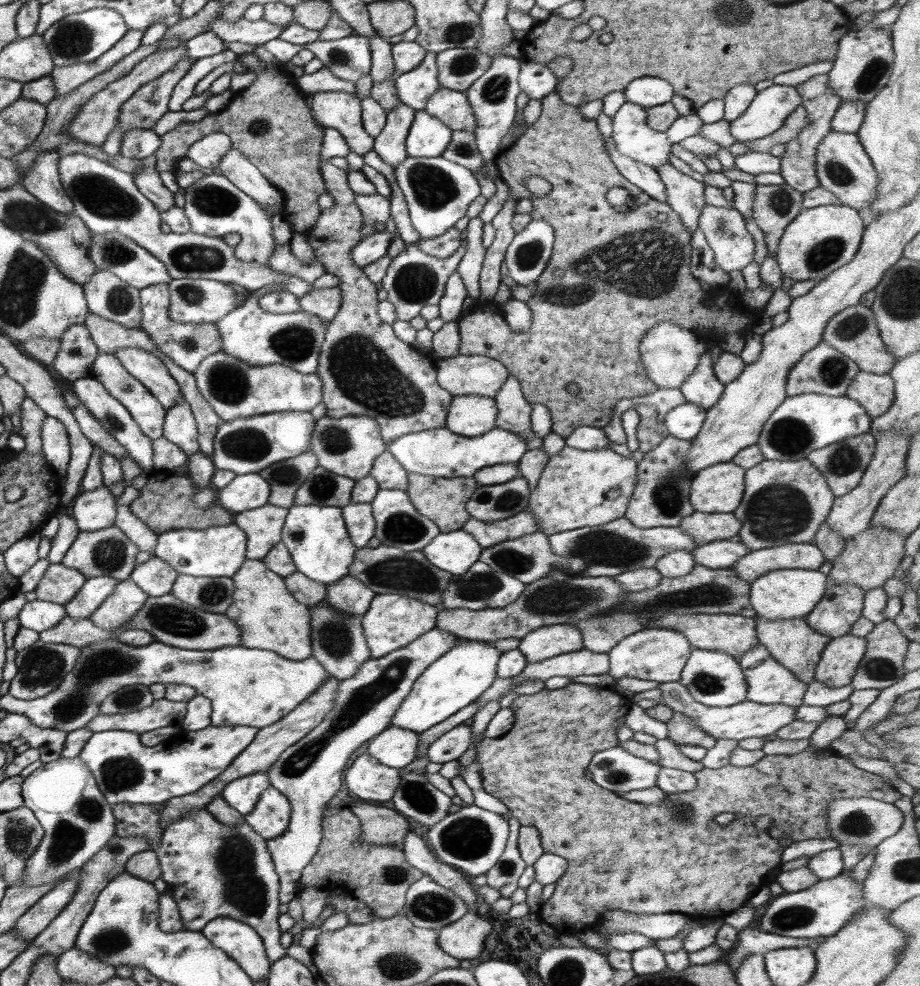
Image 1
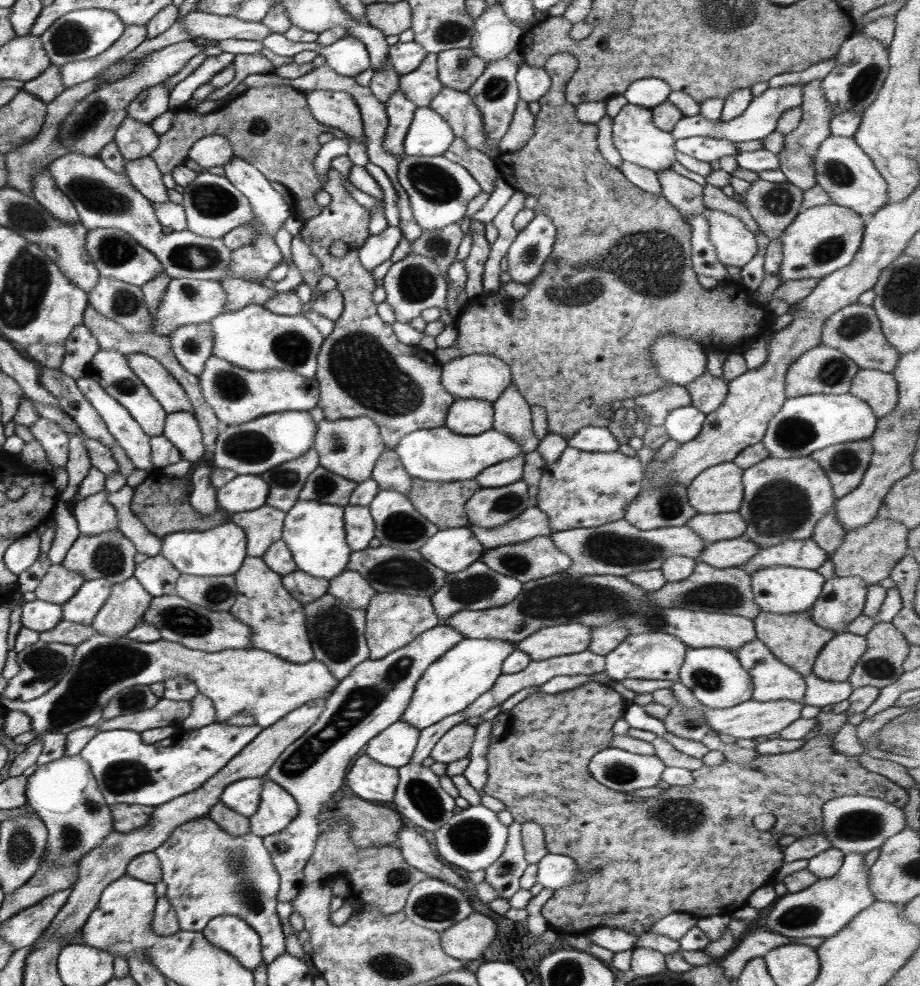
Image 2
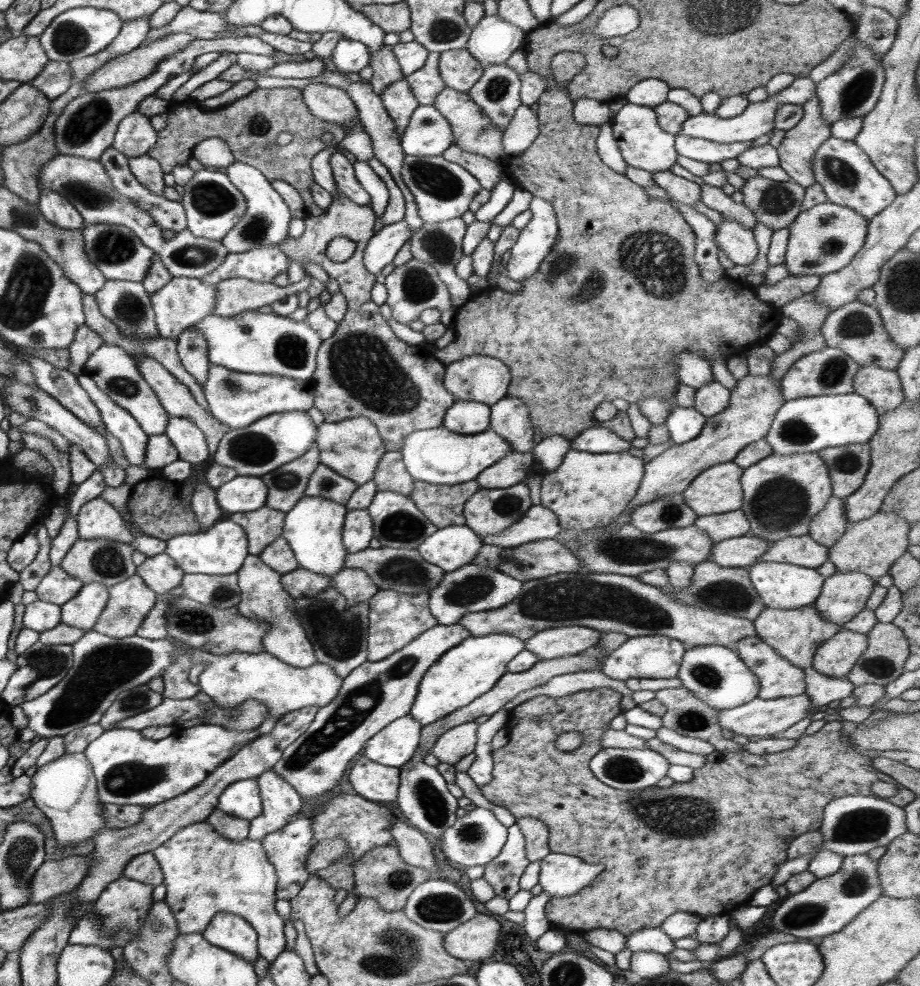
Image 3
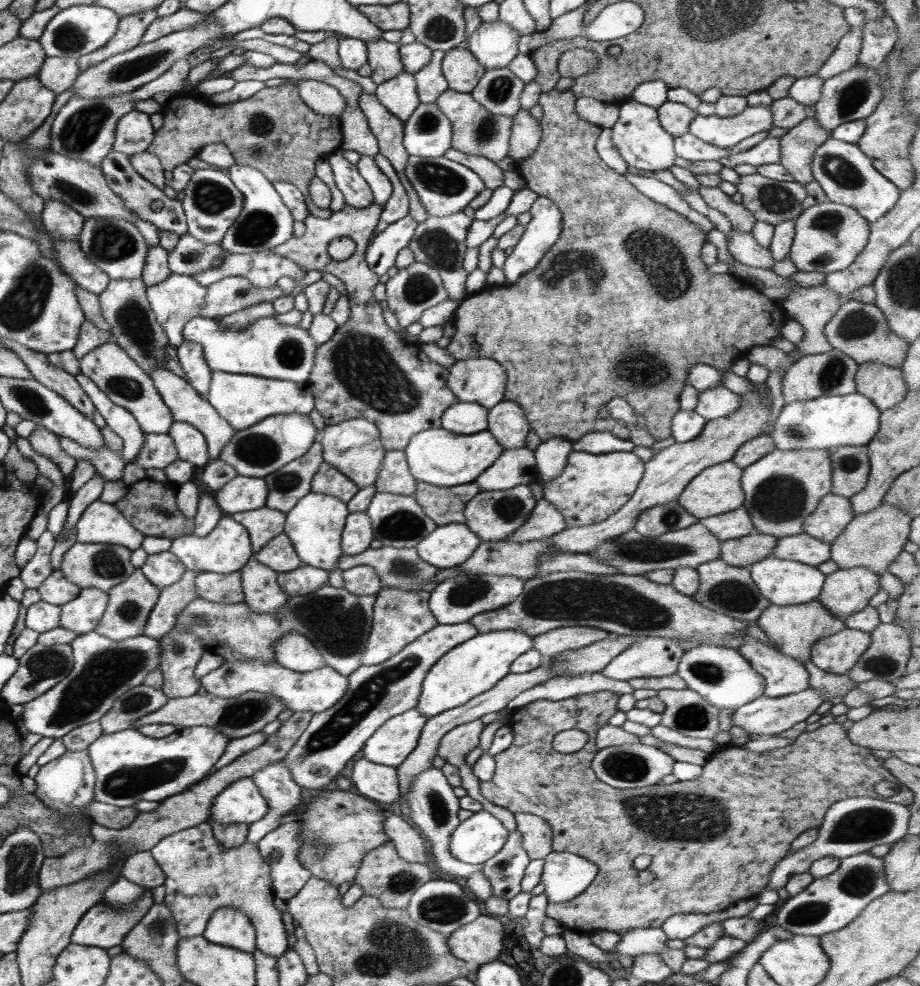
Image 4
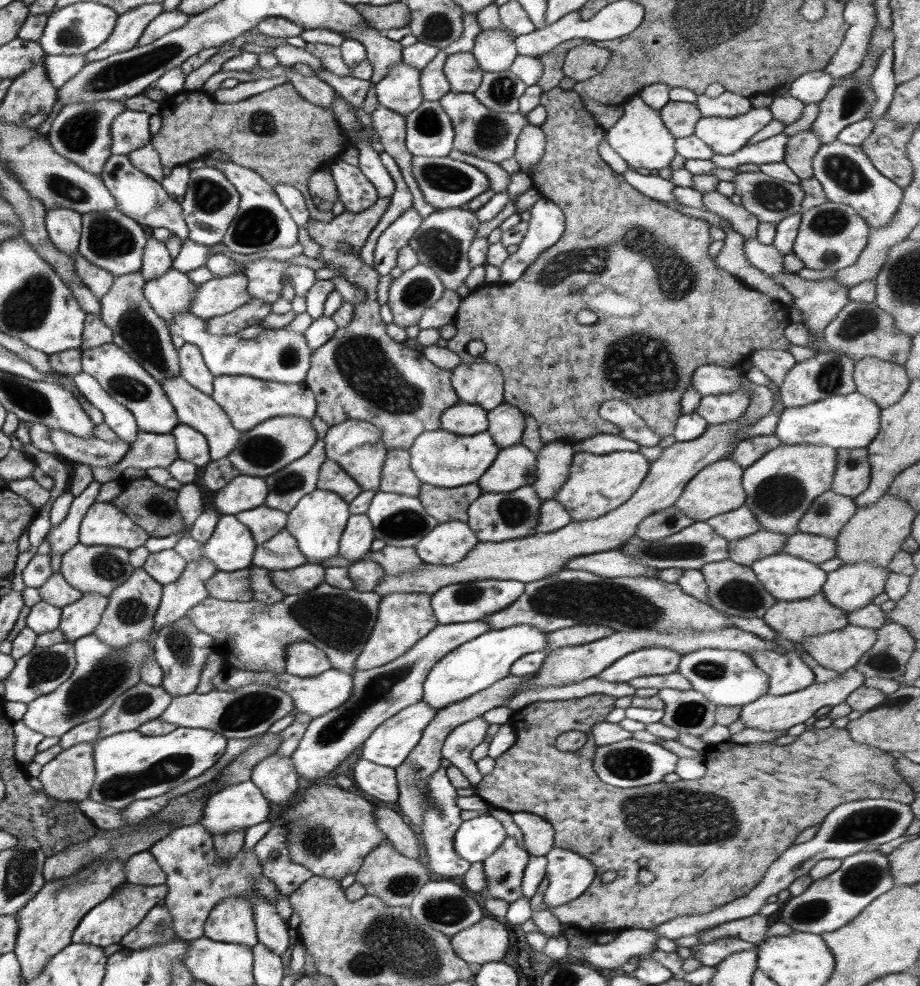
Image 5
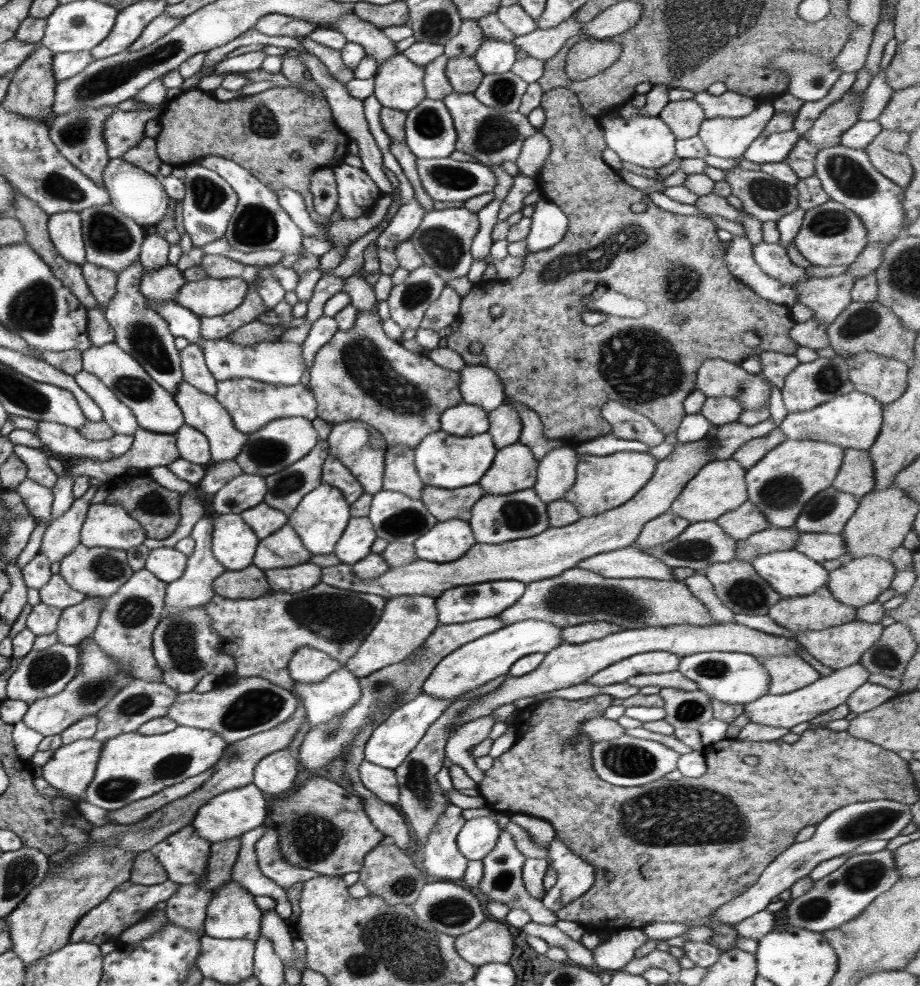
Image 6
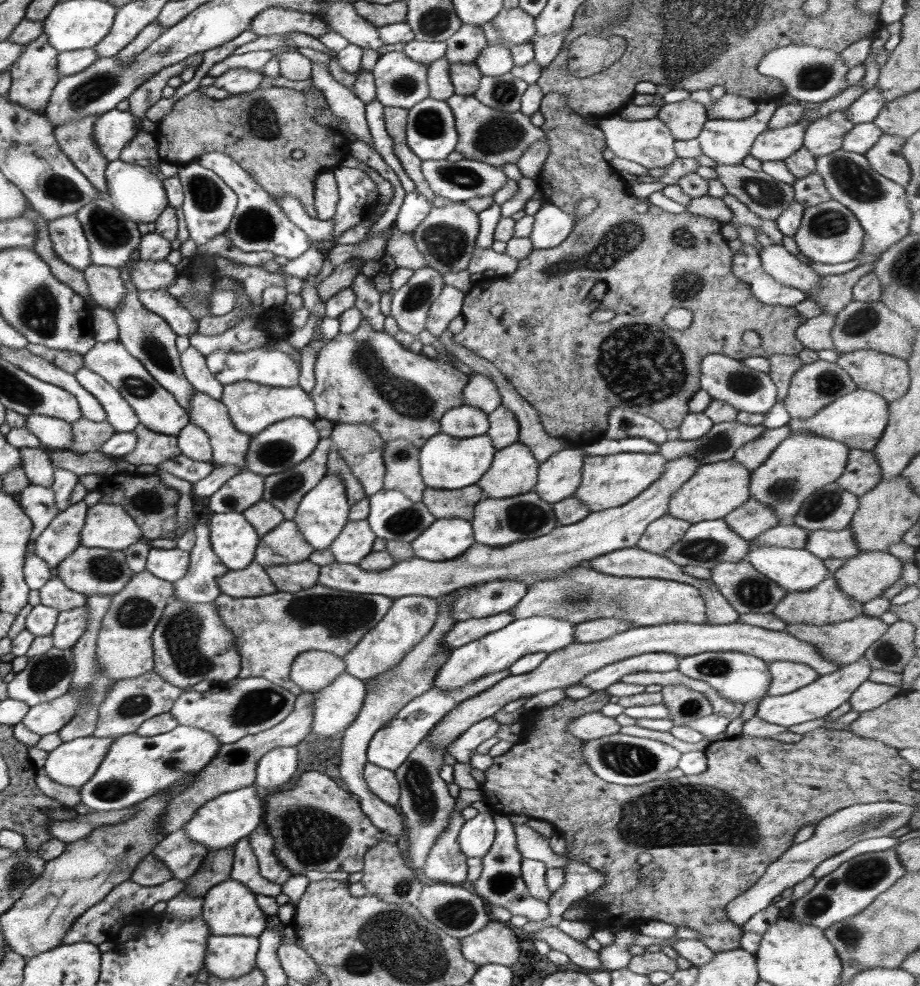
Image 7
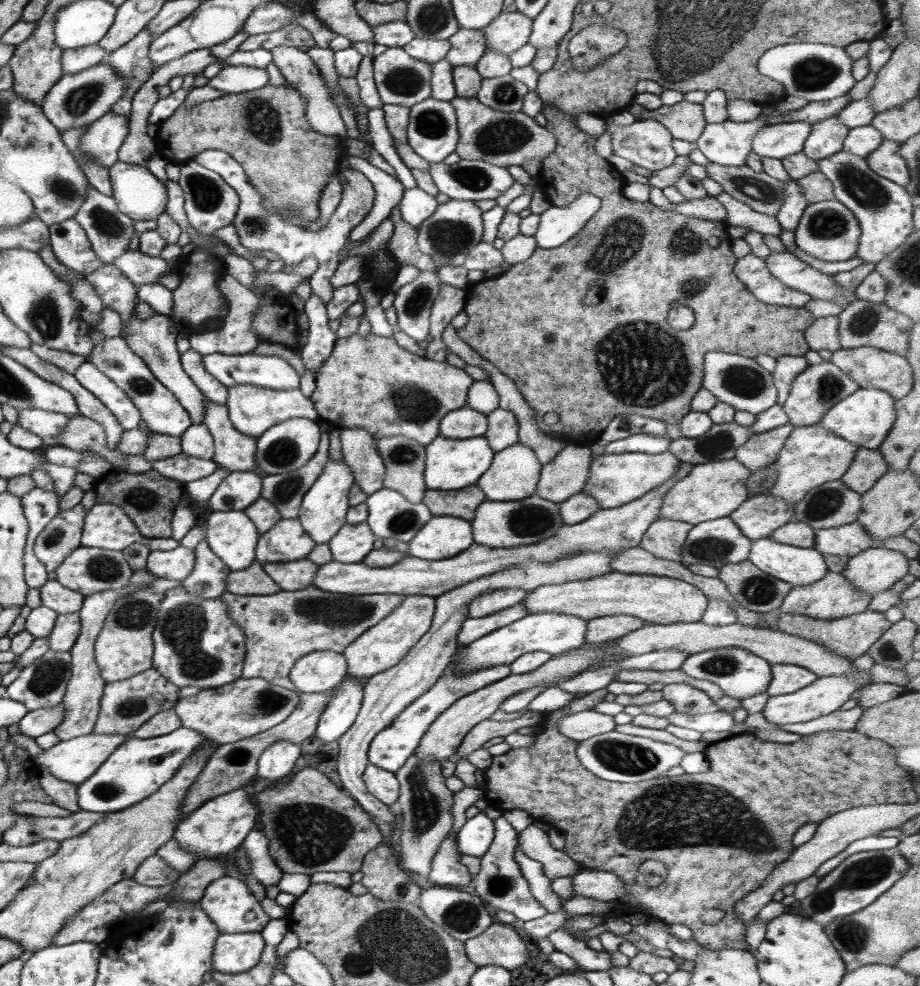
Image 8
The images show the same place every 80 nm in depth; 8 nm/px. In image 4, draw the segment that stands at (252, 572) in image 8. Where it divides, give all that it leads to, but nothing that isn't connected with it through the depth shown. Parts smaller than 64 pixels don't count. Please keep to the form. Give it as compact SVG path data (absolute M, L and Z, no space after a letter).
M241 571L230 574L198 573L195 576L195 587L200 598L218 604L236 604L244 600Z

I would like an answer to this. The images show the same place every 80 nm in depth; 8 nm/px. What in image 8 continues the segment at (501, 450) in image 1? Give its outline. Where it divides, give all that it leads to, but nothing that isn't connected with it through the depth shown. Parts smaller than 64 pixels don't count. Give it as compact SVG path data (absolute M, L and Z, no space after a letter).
M438 435L425 446L425 485L435 491L457 491L474 485L475 482L490 468L495 452L489 442L482 437L467 439L449 439Z

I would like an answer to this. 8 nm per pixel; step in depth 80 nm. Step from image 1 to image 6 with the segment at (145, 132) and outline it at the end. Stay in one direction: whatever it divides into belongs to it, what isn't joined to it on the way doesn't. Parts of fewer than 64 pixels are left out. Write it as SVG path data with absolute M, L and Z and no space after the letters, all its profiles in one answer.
M164 100L151 109L122 111L116 109L109 114L103 126L103 137L108 154L112 159L119 158L127 150L134 148L144 137L144 125L148 120L160 119L167 106Z

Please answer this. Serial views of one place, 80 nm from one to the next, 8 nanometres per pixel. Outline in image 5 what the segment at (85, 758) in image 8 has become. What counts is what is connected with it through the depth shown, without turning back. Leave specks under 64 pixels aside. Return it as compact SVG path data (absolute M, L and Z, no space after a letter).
M81 743L63 749L56 759L50 760L42 768L38 780L42 783L42 792L56 801L74 801L79 804L87 800L95 782L94 743Z

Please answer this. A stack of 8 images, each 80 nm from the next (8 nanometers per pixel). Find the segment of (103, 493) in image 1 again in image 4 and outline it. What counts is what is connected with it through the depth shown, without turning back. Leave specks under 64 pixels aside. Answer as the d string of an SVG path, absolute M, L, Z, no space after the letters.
M94 500L78 519L75 540L81 543L117 544L131 551L146 539L113 505Z

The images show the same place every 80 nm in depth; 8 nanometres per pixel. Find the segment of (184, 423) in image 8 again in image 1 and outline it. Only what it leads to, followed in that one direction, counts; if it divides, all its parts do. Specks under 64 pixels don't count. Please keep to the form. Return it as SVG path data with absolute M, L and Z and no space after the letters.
M99 353L90 369L90 376L98 380L106 391L124 405L138 423L142 434L145 434L152 441L163 436L163 424L165 412L167 411L160 402L148 392L148 390L134 378L123 366L113 353Z

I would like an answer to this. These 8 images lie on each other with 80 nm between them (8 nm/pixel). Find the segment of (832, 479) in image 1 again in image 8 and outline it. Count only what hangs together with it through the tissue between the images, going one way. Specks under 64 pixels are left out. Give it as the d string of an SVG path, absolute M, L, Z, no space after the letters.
M860 447L840 479L850 490L863 495L888 471L889 466L881 451Z

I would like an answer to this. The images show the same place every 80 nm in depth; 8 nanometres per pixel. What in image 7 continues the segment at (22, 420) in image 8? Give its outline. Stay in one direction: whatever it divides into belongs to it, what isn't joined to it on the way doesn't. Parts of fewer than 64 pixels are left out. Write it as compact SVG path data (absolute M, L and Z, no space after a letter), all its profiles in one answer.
M29 414L25 417L24 426L41 440L41 446L48 451L71 450L71 423L41 414Z

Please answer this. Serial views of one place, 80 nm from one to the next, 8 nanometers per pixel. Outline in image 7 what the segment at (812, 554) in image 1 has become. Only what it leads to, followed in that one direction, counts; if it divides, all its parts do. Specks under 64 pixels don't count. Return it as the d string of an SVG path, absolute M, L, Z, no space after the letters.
M850 526L840 531L810 531L804 549L820 560L850 558L861 552Z

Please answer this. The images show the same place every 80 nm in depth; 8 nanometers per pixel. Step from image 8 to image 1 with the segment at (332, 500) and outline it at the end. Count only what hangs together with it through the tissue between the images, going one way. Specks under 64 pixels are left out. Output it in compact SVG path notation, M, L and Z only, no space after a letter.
M301 504L288 509L281 541L291 554L298 572L310 580L322 584L334 584L349 574L350 565L354 562L356 546L348 536L342 509L330 505Z

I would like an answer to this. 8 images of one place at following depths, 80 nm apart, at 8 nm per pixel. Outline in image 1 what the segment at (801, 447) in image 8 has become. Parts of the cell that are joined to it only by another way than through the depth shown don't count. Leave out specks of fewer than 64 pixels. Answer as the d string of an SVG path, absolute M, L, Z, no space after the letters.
M806 458L800 460L766 460L749 468L745 472L745 491L733 515L740 521L740 532L737 540L750 550L760 550L782 546L790 542L798 544L812 543L820 525L825 522L831 506L834 504L834 493L822 473Z

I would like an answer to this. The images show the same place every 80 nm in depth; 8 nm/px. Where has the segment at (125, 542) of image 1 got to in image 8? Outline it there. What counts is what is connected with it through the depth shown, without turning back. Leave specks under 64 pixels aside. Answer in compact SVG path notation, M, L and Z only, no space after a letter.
M78 547L58 566L52 575L62 586L90 596L95 592L124 588L133 575L133 570L124 558L123 551L108 551L103 548Z

